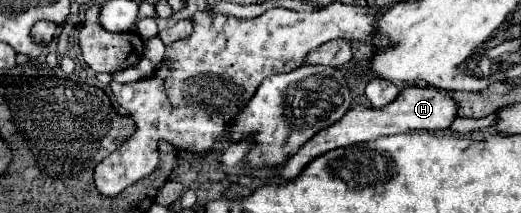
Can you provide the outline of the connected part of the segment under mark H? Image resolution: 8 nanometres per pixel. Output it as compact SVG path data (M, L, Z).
M405 87L399 97L381 107L363 107L357 105L351 111L347 111L347 115L333 123L331 127L319 131L317 135L313 135L301 149L299 153L295 153L293 157L289 157L289 161L281 167L277 167L277 171L281 173L281 177L285 179L295 179L305 167L307 163L311 163L315 157L325 155L327 151L345 147L345 145L355 145L355 143L365 143L383 135L397 135L397 133L409 133L409 131L435 131L435 129L449 129L453 119L457 117L457 105L453 103L453 97L449 97L449 93L437 89L437 87Z

